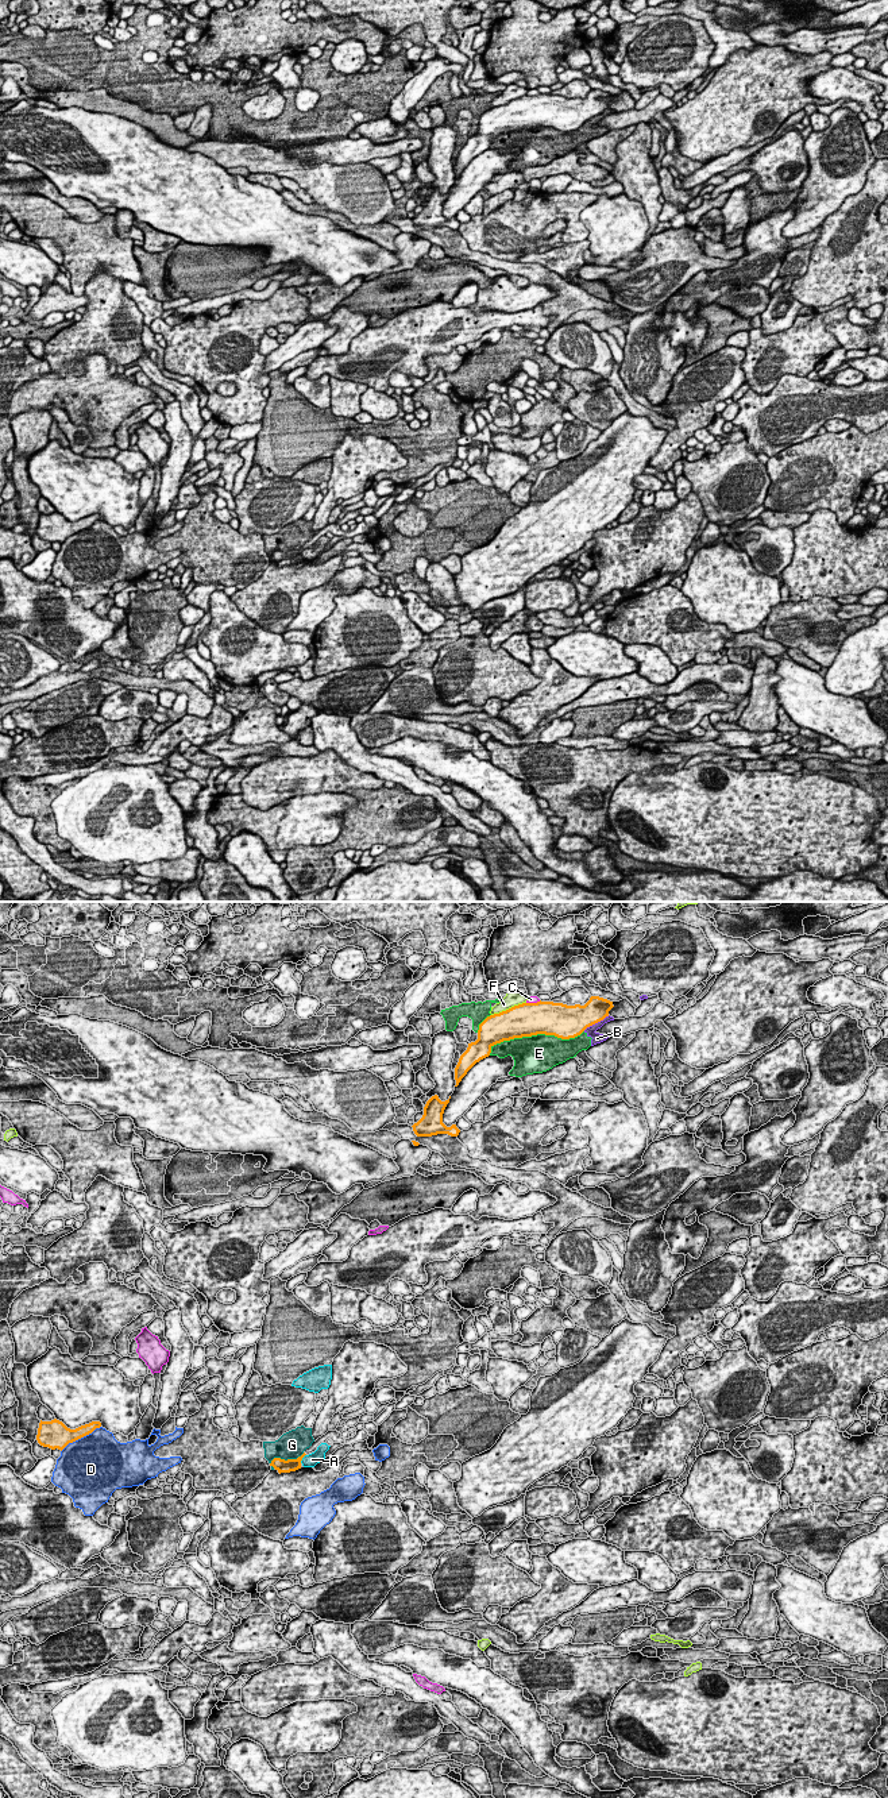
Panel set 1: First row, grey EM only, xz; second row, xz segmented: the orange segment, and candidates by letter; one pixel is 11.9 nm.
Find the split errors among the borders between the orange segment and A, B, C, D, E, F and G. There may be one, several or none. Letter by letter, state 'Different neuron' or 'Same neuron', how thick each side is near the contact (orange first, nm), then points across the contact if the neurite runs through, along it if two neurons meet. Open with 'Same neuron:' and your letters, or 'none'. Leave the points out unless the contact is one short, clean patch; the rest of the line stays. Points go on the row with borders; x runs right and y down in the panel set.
Same neuron: none
A: Different neuron. Thickness 160 nm (orange) against 160 nm. Boundary: xz (305, 1454), (300, 1462)
B: Different neuron. Thickness 340 nm (orange) against 130 nm
C: Different neuron. Thickness 400 nm (orange) against 100 nm
D: Different neuron. Thickness 280 nm (orange) against 480 nm
E: Different neuron. Thickness 400 nm (orange) against 460 nm
F: Different neuron. Thickness 400 nm (orange) against 170 nm
G: Different neuron. Thickness 160 nm (orange) against 320 nm

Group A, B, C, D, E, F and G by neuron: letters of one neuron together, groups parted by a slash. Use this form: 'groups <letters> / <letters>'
groups A / B E / C / D / F / G

